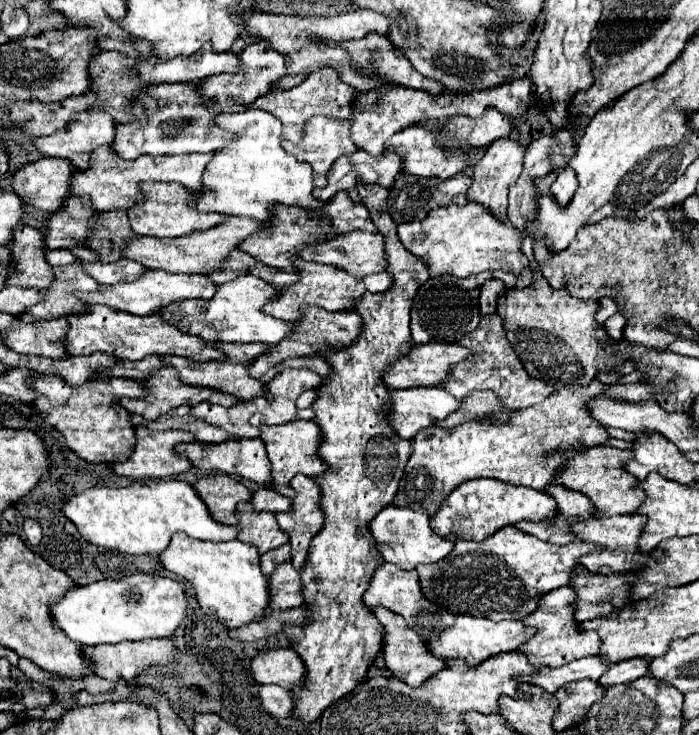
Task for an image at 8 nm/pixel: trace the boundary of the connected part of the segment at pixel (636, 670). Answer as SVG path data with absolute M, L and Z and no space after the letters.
M632 658L632 660L624 660L624 662L616 662L608 668L608 672L604 672L604 676L600 676L600 684L602 686L614 686L614 684L630 684L638 678L642 678L644 674L648 674L648 660L644 658Z

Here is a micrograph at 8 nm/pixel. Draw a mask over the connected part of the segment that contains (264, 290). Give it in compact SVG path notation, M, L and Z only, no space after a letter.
M246 274L232 282L220 284L216 288L214 298L208 302L206 300L184 300L180 304L170 304L168 308L160 310L160 316L166 322L174 324L176 328L196 334L209 342L262 342L262 344L276 346L294 332L292 322L274 318L262 310L268 302L274 302L278 294L280 292L272 284L252 274Z

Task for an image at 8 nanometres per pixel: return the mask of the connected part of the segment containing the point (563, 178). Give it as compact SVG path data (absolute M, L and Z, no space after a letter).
M564 168L564 170L558 174L558 178L554 180L554 186L552 186L552 194L556 196L556 200L558 200L560 206L566 206L566 204L568 204L568 200L570 200L570 198L574 196L574 192L576 192L576 186L578 186L578 182L576 182L574 170L572 170L572 168Z

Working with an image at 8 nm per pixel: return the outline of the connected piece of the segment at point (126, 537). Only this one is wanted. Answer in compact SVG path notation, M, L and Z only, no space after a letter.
M146 480L146 482L134 482L126 488L90 488L70 498L64 504L64 514L76 524L84 540L108 550L116 550L122 554L136 554L136 556L162 554L168 548L174 532L186 532L194 540L210 540L210 542L228 542L238 536L238 528L218 524L210 516L210 510L204 504L204 500L200 500L198 492L188 482L182 480Z

